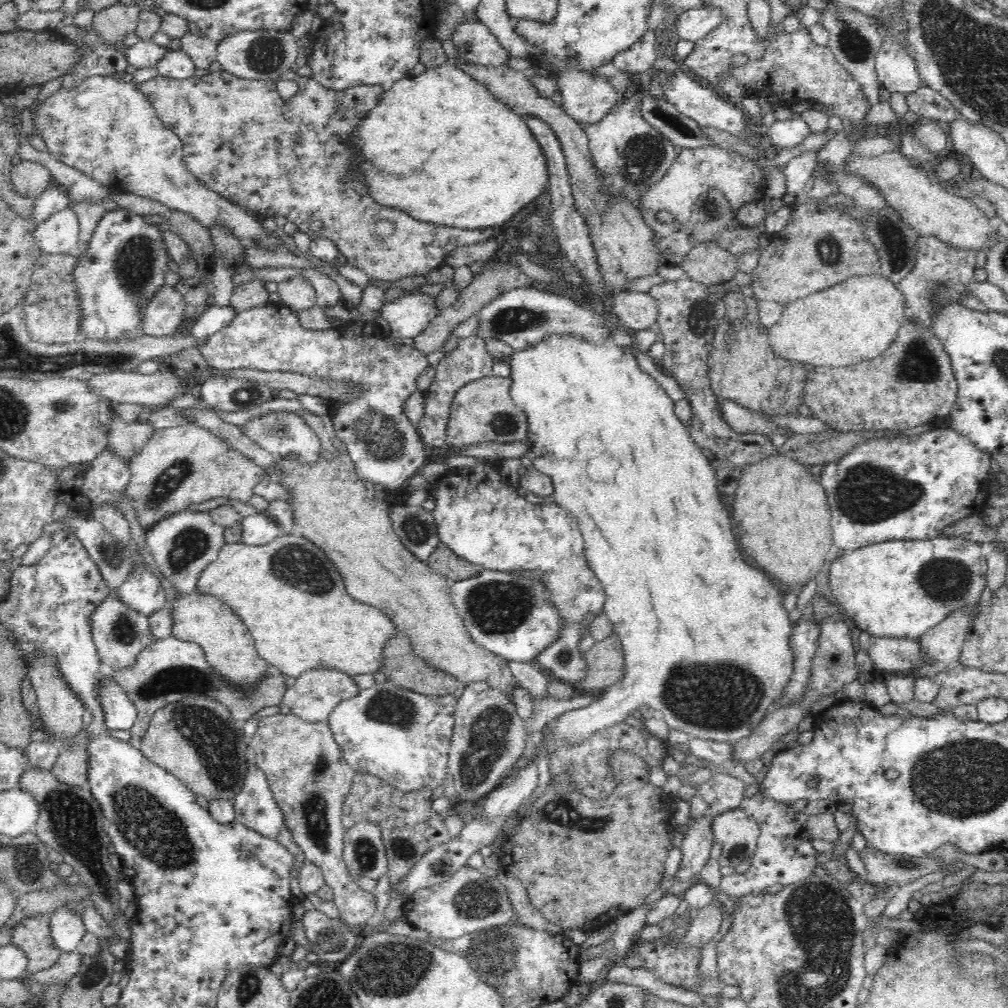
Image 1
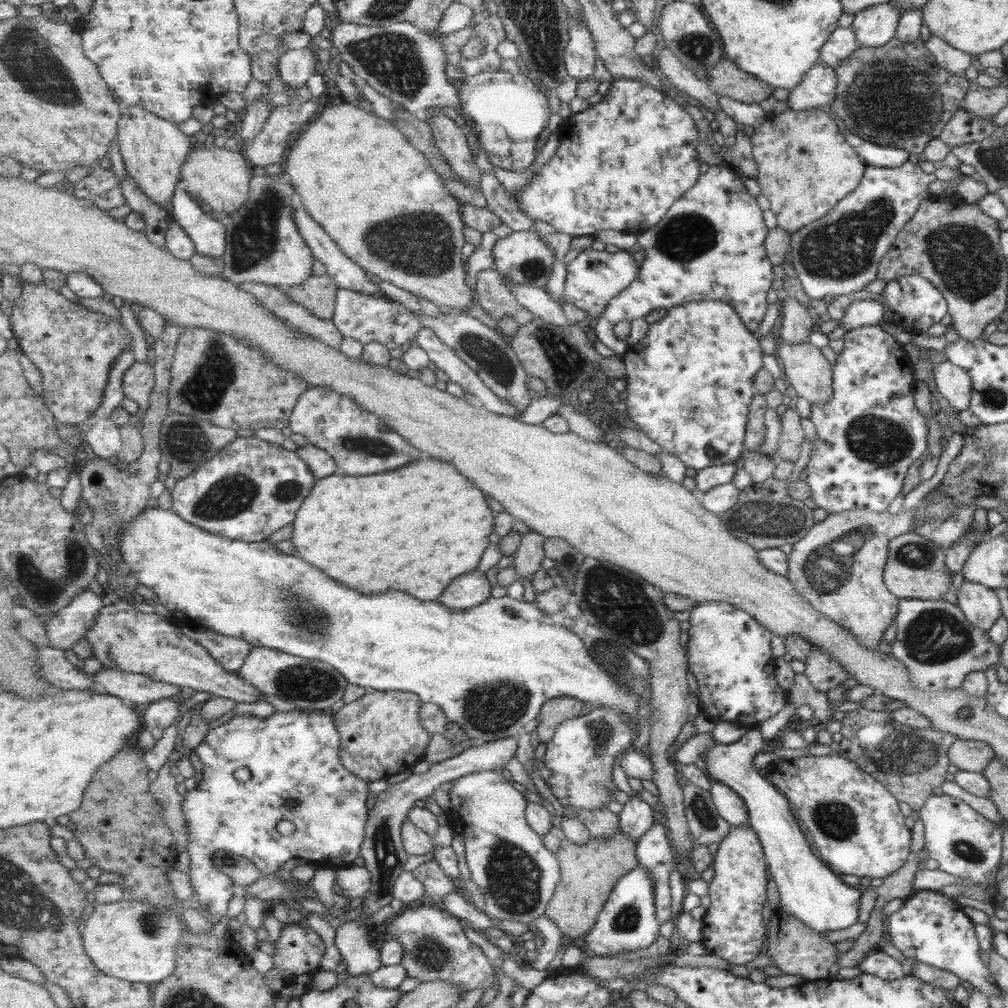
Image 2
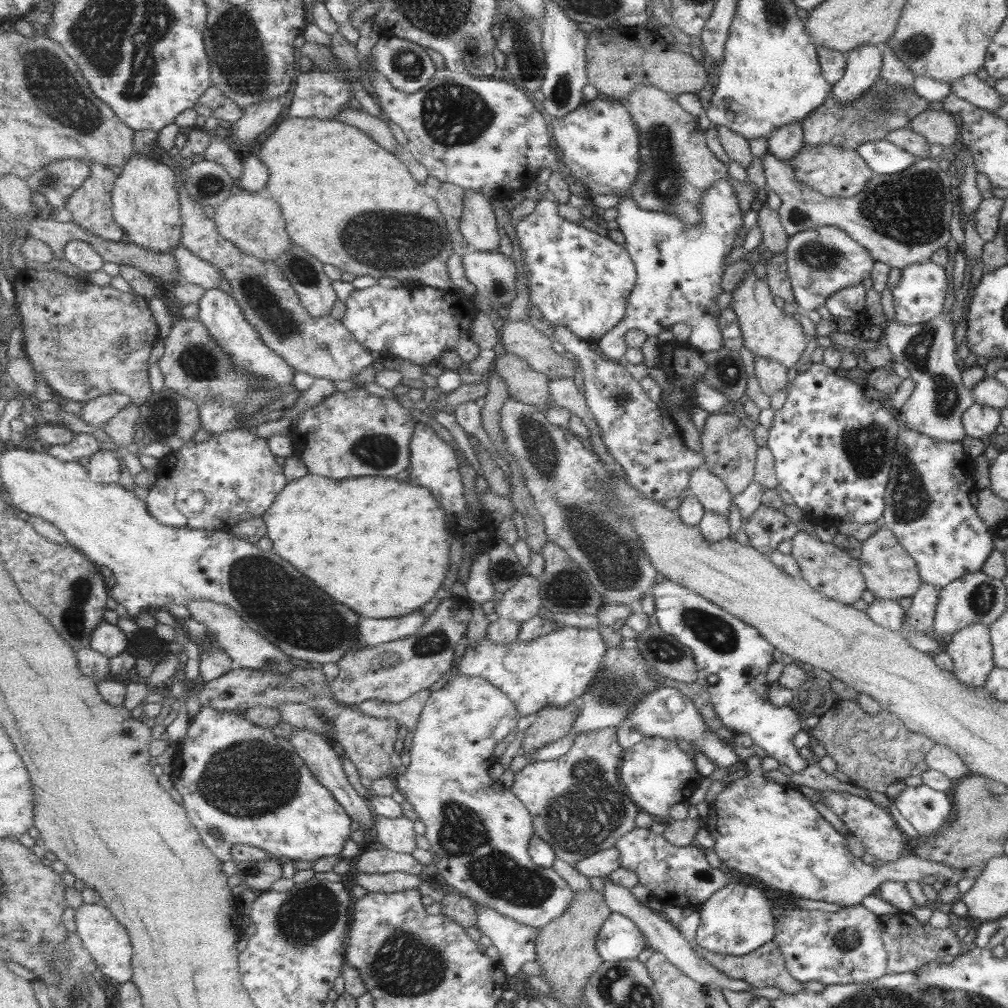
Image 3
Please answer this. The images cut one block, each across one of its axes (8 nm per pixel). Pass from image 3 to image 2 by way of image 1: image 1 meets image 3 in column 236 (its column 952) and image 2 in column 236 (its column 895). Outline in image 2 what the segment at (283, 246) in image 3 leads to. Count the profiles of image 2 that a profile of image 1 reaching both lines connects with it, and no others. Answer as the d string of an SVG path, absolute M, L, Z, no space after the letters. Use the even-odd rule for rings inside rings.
M197 140L183 164L179 188L184 188L191 196L200 202L207 203L218 213L231 214L247 203L253 171L254 168L241 152L227 150L223 147L217 148L214 145L205 146Z

